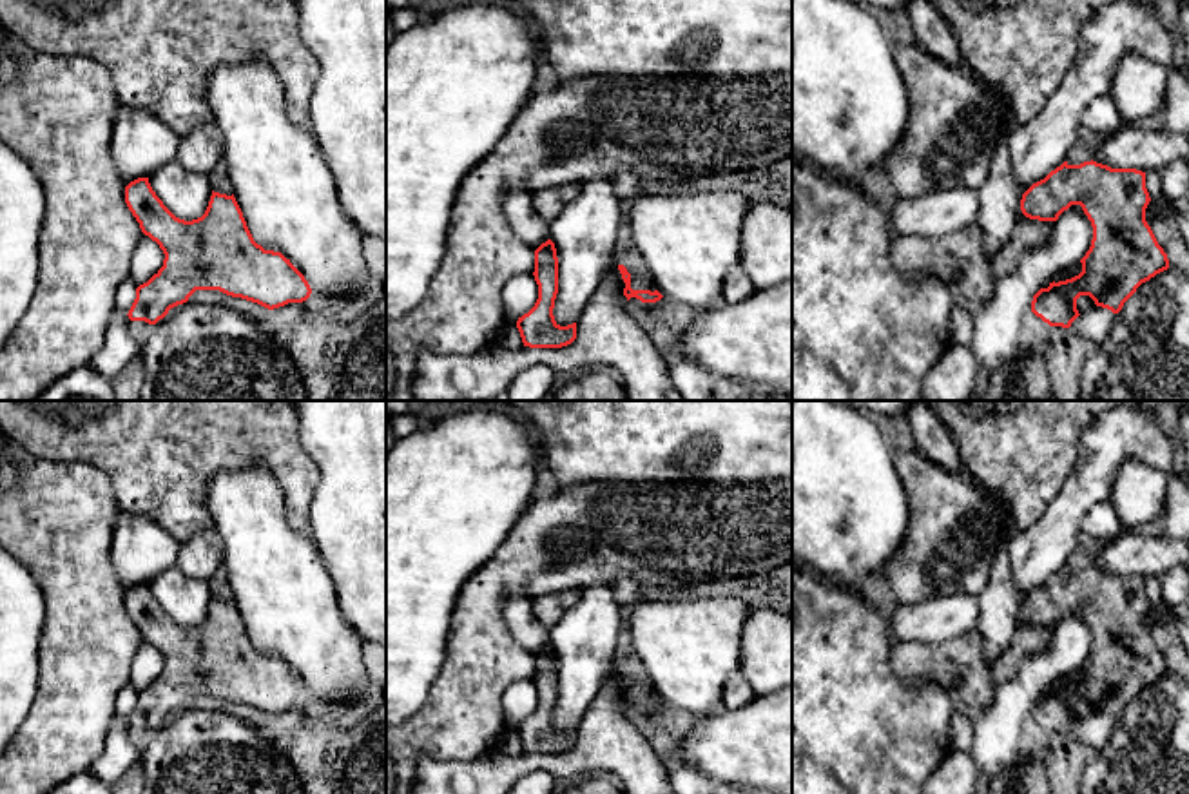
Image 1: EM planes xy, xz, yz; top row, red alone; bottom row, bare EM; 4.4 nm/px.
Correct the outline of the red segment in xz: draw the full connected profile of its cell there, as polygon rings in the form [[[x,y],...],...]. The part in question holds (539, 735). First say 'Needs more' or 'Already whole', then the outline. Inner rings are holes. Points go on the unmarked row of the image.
Already whole. [[[551,645],[535,656],[533,682],[538,691],[538,705],[535,712],[517,727],[524,752],[562,754],[571,750],[576,745],[576,729],[560,732],[553,721],[558,700],[558,663]]]

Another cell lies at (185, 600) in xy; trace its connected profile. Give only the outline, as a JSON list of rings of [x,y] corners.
[[[176,566],[152,578],[149,589],[163,611],[185,627],[201,624],[212,602],[208,582],[187,576]]]

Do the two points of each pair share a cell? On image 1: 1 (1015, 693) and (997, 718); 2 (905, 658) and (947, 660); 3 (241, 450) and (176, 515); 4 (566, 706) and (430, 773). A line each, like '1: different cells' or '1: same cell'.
1: same cell
2: same cell
3: same cell
4: different cells

